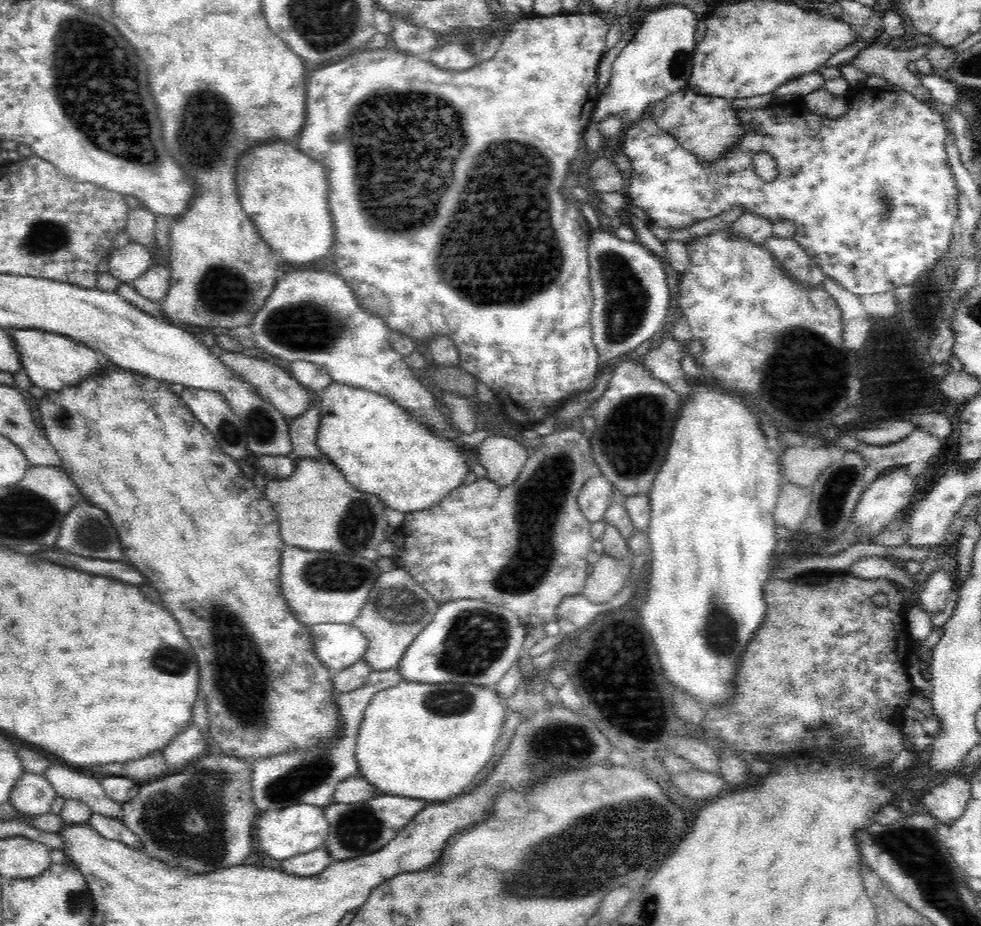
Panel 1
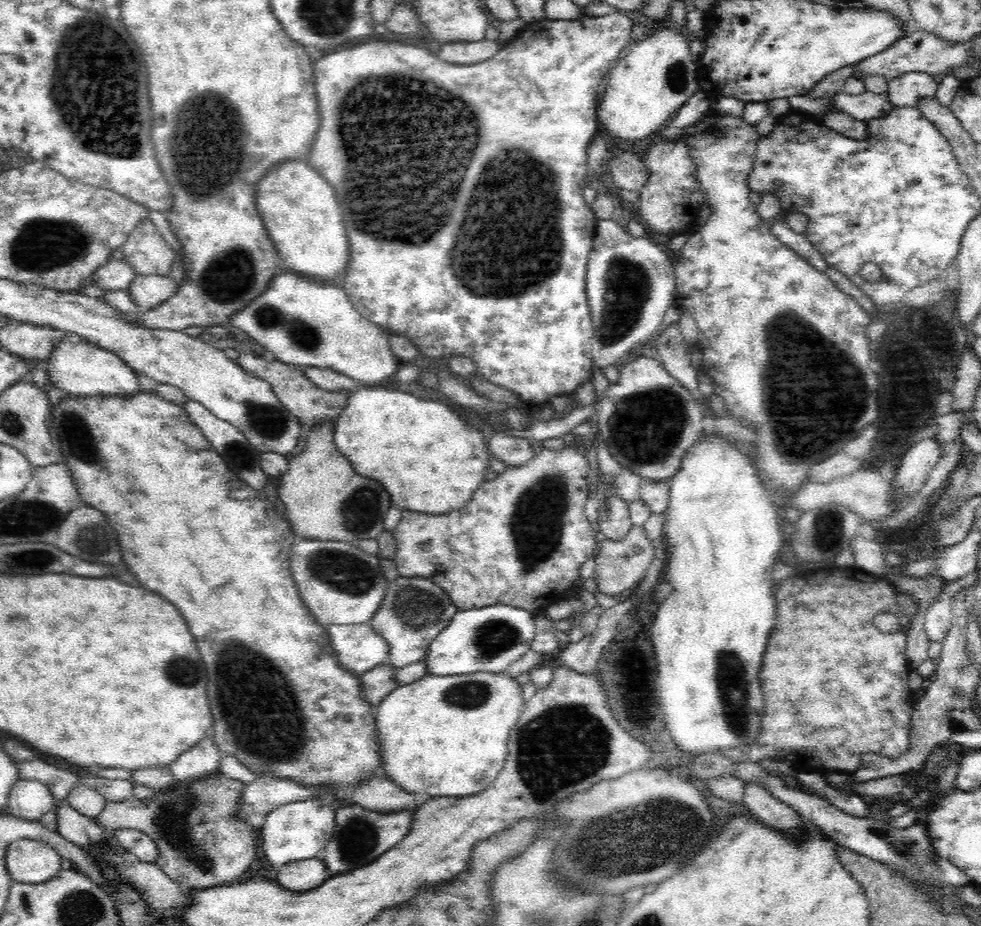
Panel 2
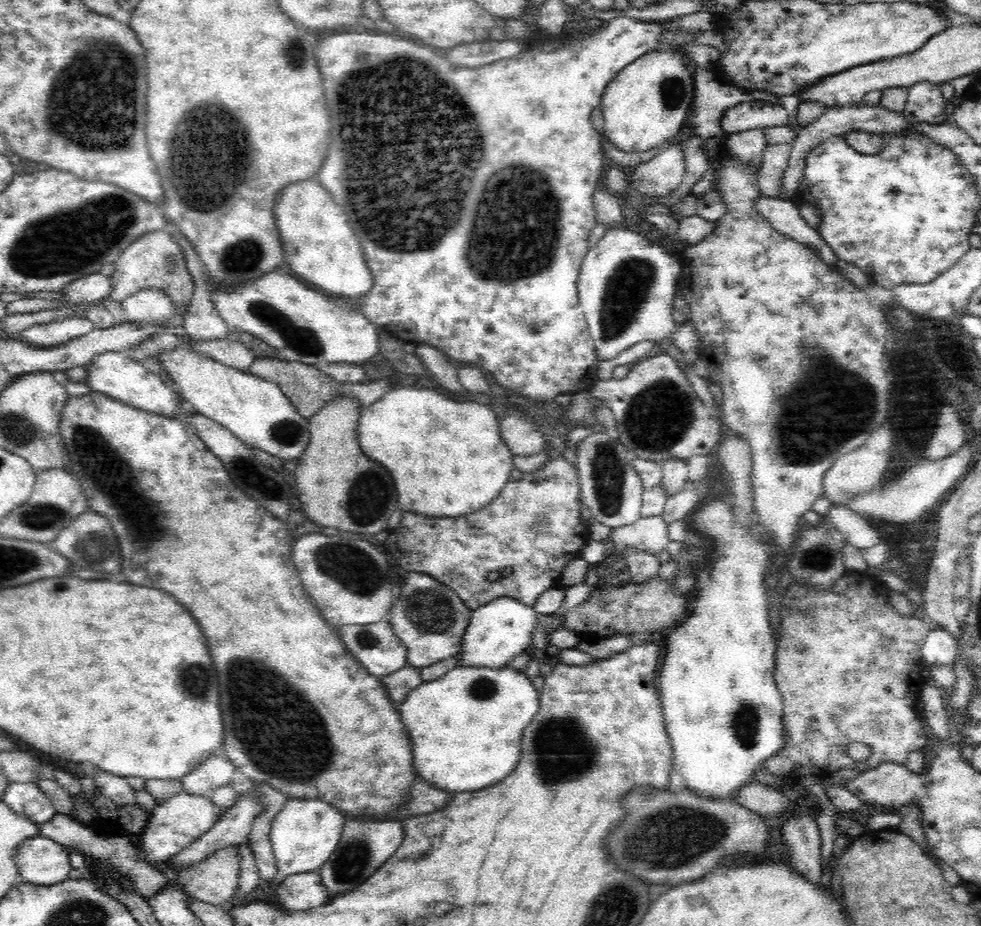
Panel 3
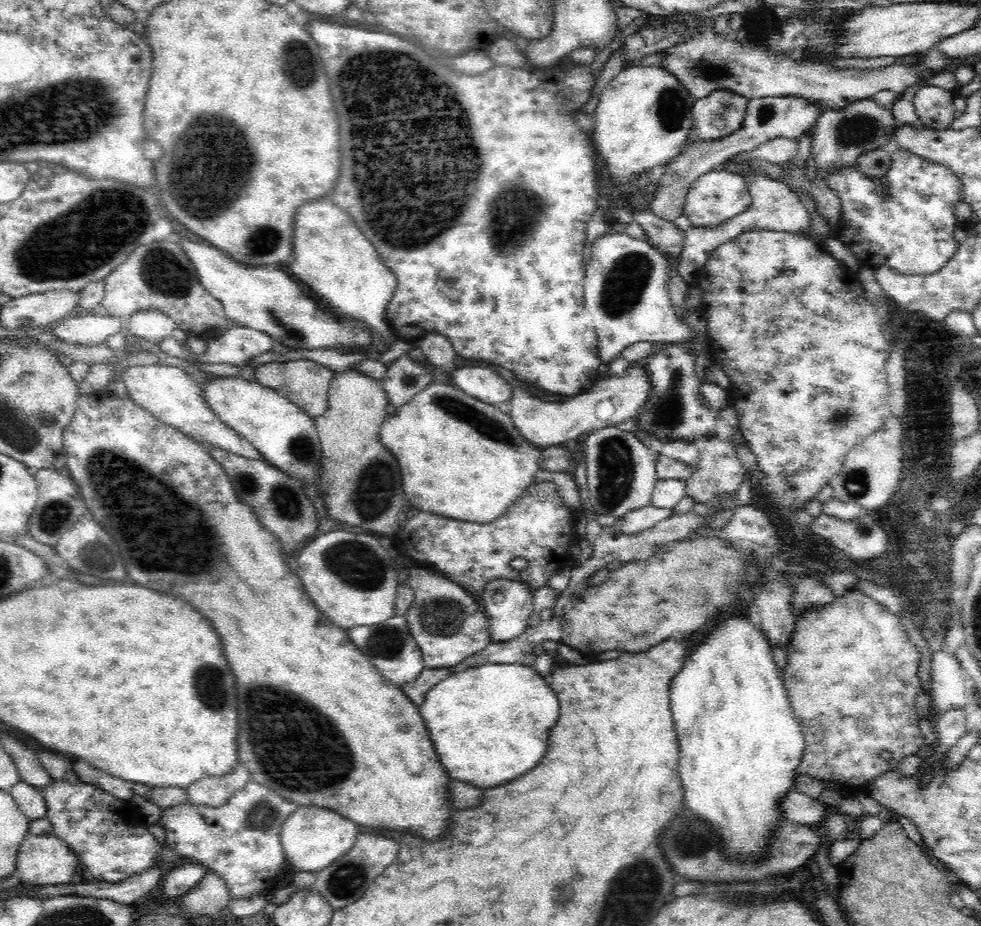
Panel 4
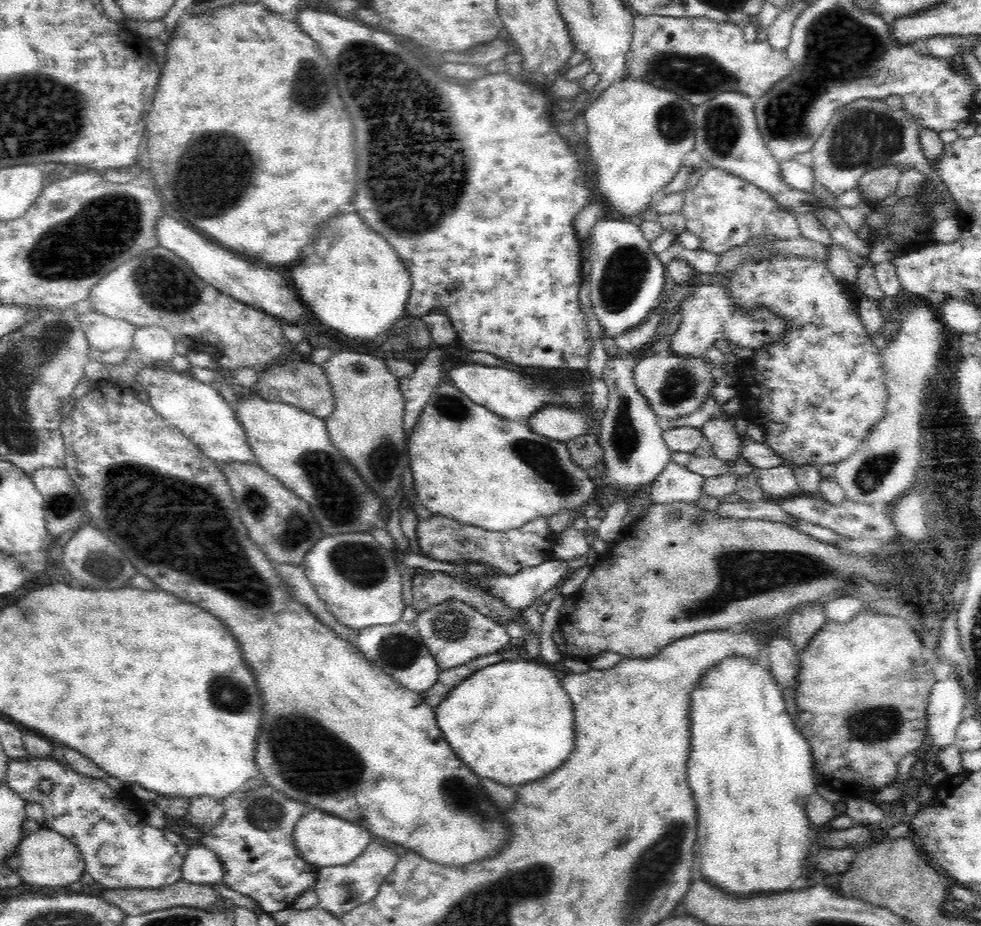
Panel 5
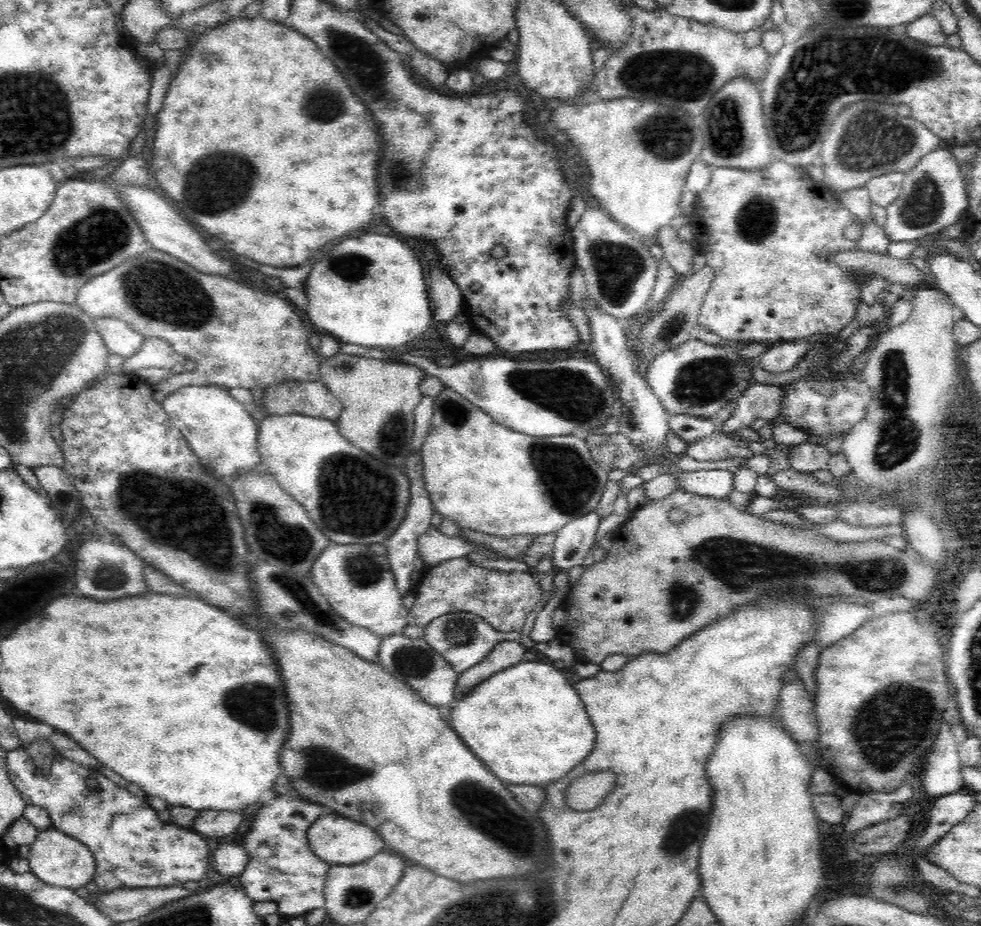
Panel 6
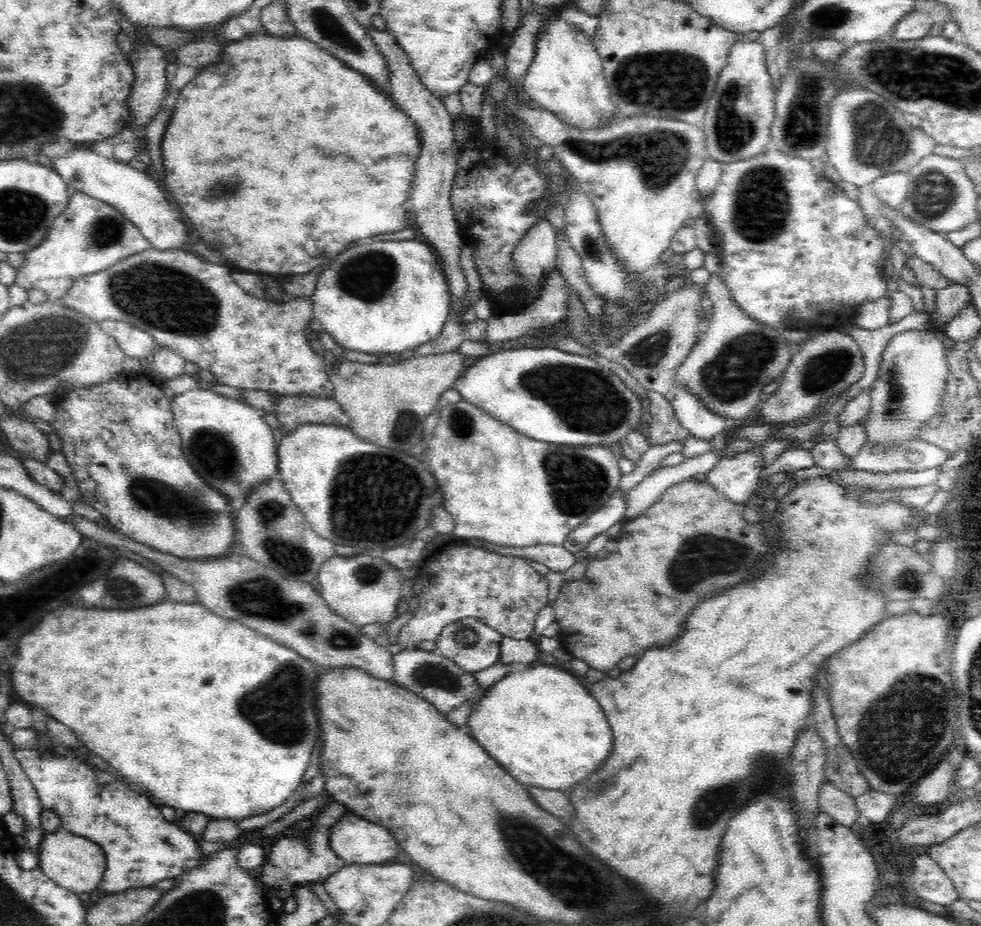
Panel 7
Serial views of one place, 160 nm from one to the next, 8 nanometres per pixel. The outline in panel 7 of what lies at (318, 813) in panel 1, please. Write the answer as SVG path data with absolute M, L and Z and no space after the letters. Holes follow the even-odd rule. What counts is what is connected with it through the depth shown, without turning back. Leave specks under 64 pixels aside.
M348 812L330 832L330 847L340 859L347 864L384 864L393 862L400 852L400 847L396 844L394 835L388 828L374 824L360 816Z

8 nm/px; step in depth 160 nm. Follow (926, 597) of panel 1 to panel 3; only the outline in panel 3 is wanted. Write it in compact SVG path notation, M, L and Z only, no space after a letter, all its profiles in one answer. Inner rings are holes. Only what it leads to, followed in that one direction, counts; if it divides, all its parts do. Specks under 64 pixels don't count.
M932 625L928 636L925 637L921 648L921 664L928 668L934 668L936 664L952 667L958 650L958 642L954 636L946 632L945 628Z

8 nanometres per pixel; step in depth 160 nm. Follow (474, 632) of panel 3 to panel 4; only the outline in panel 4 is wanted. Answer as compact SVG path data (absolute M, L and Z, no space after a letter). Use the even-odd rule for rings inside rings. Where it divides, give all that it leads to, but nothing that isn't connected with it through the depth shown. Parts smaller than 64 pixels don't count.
M492 579L481 594L492 641L503 643L519 637L529 626L534 591L524 581Z

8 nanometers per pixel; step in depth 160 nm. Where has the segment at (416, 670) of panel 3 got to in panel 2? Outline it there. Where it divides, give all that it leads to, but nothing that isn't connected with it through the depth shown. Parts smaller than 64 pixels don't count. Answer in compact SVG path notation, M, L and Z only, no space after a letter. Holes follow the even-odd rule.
M386 662L376 666L376 668L372 668L368 672L364 672L360 676L362 695L364 695L364 699L368 699L368 704L373 705L374 708L380 706L380 702L392 690L396 690L399 687L398 679L394 677L395 670L394 666Z

